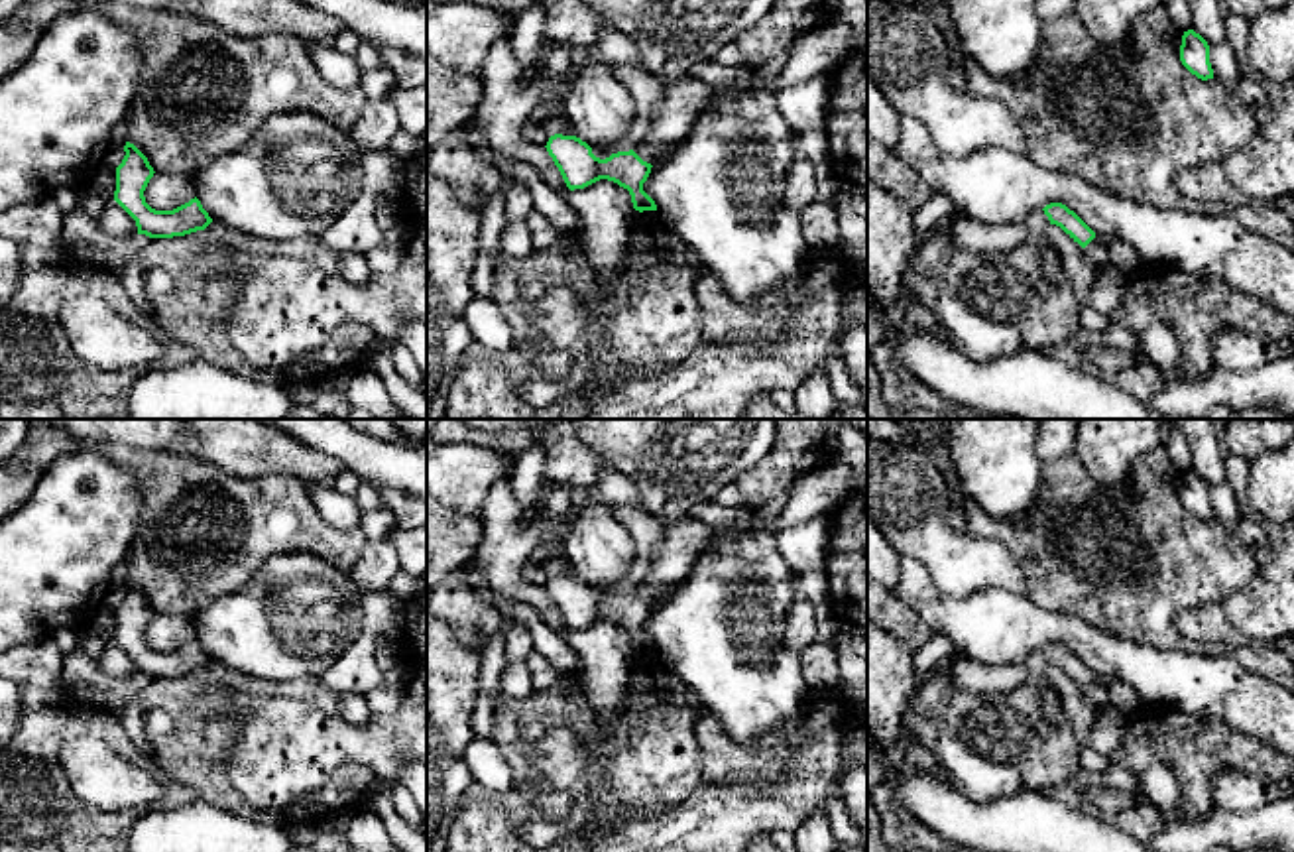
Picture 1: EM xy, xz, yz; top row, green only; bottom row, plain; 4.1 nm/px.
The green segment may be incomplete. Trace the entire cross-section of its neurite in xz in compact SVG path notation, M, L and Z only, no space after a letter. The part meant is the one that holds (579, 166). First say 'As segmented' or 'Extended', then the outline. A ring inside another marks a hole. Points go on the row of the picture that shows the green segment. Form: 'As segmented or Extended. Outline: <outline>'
Extended. Outline: M582 0L641 53L643 69L665 85L647 132L629 152L600 159L576 136L555 134L547 152L570 191L608 179L627 189L633 209L657 211L643 191L659 153L680 142L706 108L712 89L688 75L694 63L712 59L726 43L757 26L775 0Z

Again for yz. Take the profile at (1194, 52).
As segmented. Outline: M1194 30L1184 31L1180 45L1182 65L1202 81L1213 79L1213 69L1209 63L1209 45Z

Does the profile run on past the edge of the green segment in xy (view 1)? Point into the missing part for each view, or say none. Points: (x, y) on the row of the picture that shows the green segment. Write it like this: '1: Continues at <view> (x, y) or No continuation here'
1: No continuation here

